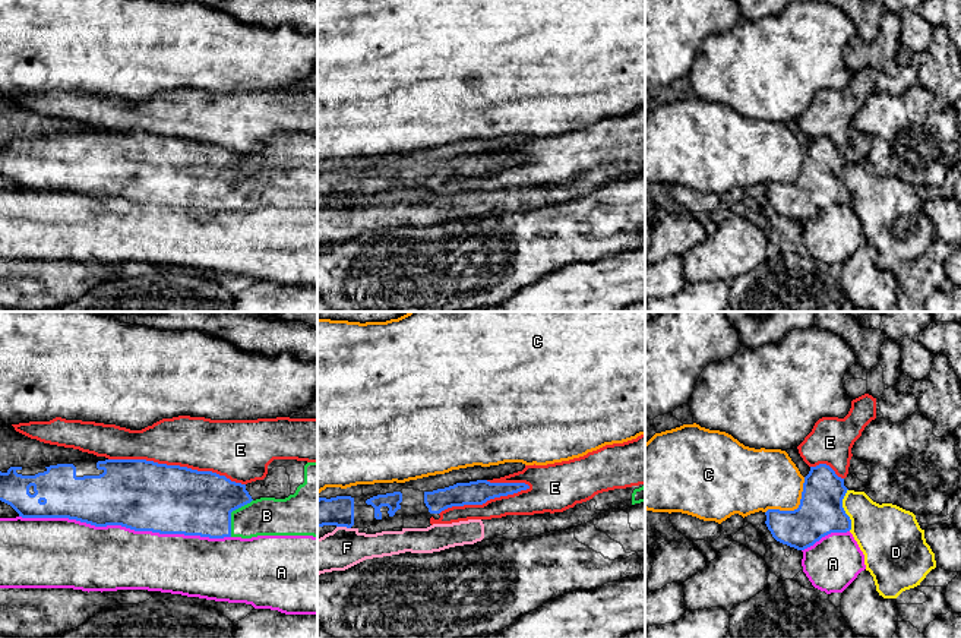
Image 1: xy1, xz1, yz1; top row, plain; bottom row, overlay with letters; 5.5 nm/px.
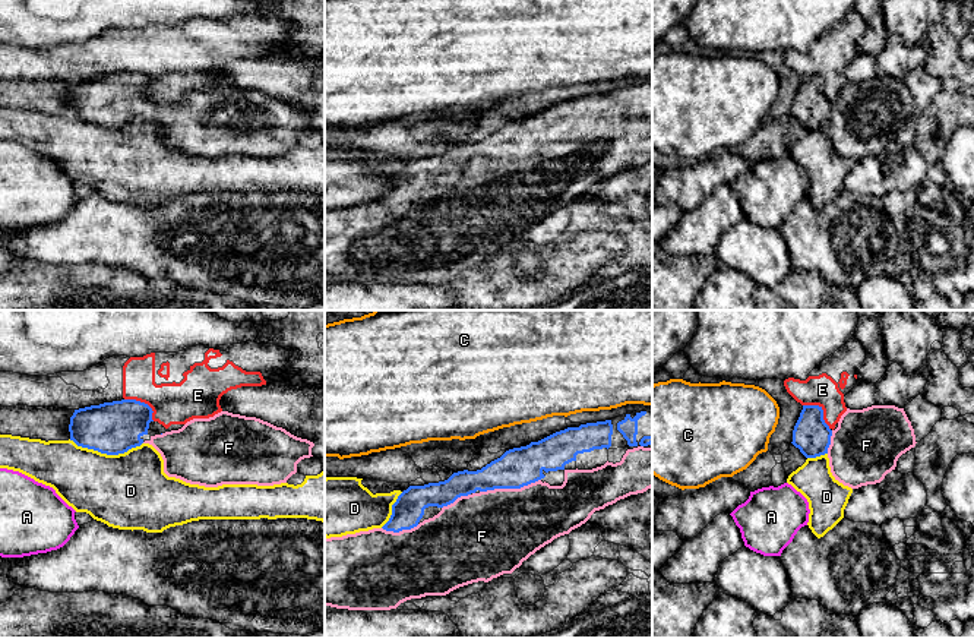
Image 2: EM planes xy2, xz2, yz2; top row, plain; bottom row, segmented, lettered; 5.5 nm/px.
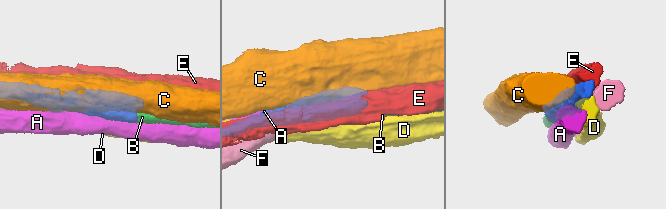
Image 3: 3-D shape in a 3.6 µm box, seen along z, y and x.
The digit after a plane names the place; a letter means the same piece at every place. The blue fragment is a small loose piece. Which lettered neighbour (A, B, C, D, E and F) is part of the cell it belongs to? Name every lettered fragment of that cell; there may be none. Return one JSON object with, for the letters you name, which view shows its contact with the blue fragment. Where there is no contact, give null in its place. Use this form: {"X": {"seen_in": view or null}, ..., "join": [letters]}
{"B": {"seen_in": "xy1"}, "F": {"seen_in": "xz2"}, "join": ["B", "F"]}

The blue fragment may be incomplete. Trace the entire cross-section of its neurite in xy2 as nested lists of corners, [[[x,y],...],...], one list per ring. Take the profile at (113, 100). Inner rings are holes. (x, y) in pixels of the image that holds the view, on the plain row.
[[[136,72],[104,75],[75,82],[70,89],[70,113],[78,119],[107,127],[124,126],[143,116],[152,92],[152,80]]]

